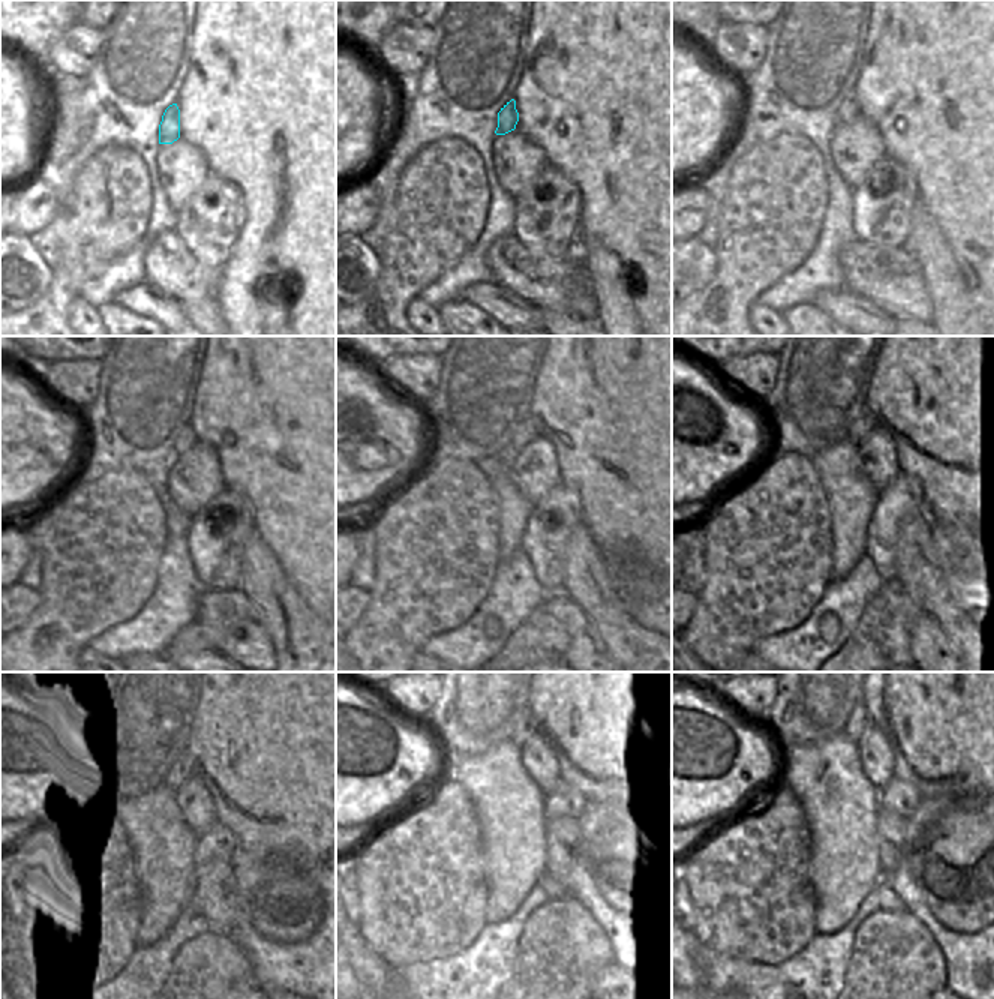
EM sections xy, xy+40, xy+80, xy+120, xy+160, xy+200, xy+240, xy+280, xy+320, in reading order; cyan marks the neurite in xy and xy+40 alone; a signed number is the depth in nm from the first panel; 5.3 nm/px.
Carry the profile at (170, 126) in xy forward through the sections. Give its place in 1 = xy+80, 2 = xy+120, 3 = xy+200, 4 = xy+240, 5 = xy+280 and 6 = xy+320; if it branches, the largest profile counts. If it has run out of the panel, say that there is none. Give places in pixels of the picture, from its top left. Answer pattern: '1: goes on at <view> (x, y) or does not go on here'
1: goes on at xy+80 (849, 111)
2: goes on at xy+120 (185, 438)
3: goes on at xy+200 (864, 423)
4: goes on at xy+240 (191, 752)
5: goes on at xy+280 (525, 728)
6: goes on at xy+320 (858, 722)

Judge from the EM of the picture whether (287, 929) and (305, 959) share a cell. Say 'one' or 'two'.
two

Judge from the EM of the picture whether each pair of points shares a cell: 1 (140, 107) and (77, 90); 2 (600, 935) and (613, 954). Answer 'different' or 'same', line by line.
1: different
2: same

